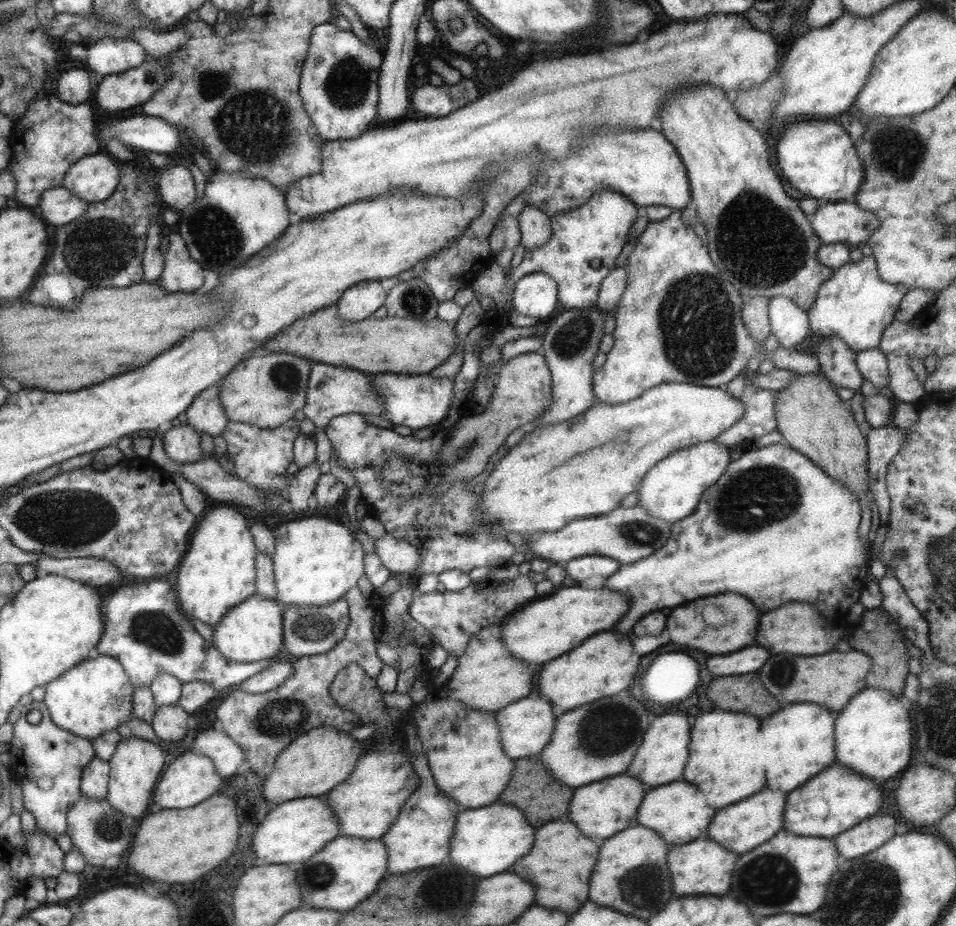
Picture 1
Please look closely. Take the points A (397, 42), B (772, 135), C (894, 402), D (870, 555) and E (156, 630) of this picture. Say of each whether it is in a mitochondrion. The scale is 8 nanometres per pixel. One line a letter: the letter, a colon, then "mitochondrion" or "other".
A: other
B: other
C: other
D: other
E: mitochondrion

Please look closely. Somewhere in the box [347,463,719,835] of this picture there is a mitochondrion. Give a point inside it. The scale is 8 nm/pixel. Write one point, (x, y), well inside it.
(602, 735)

